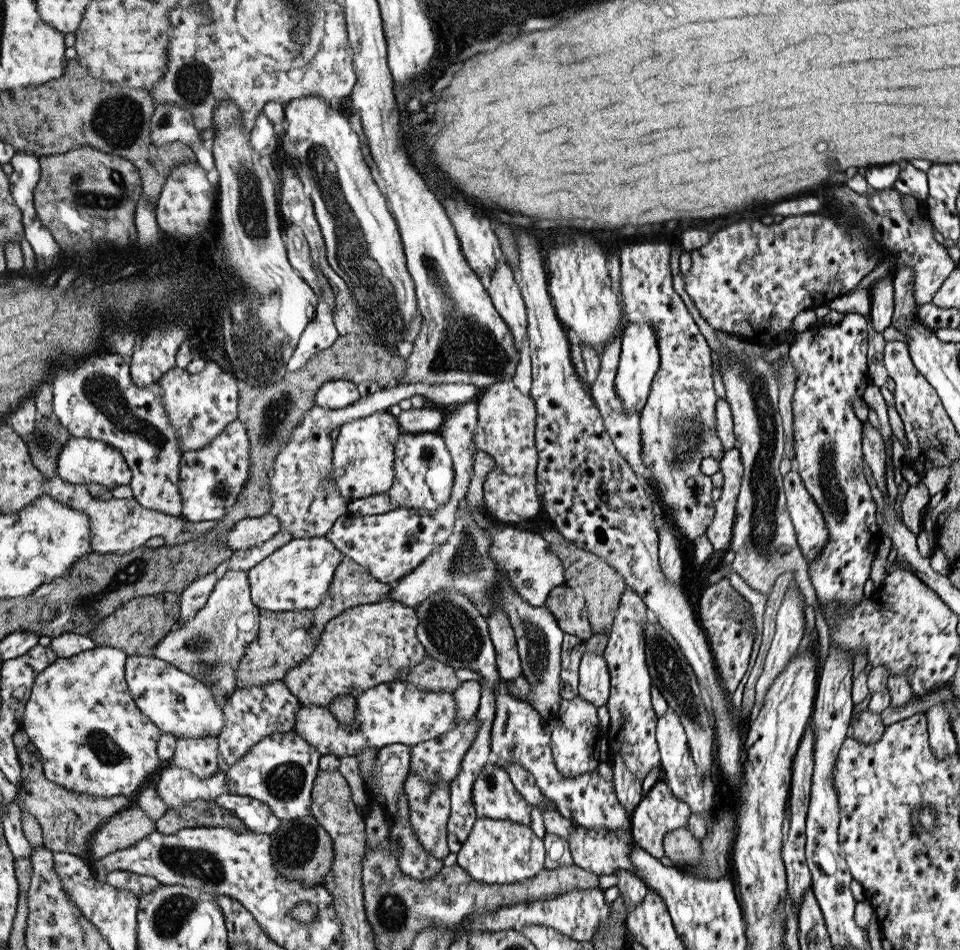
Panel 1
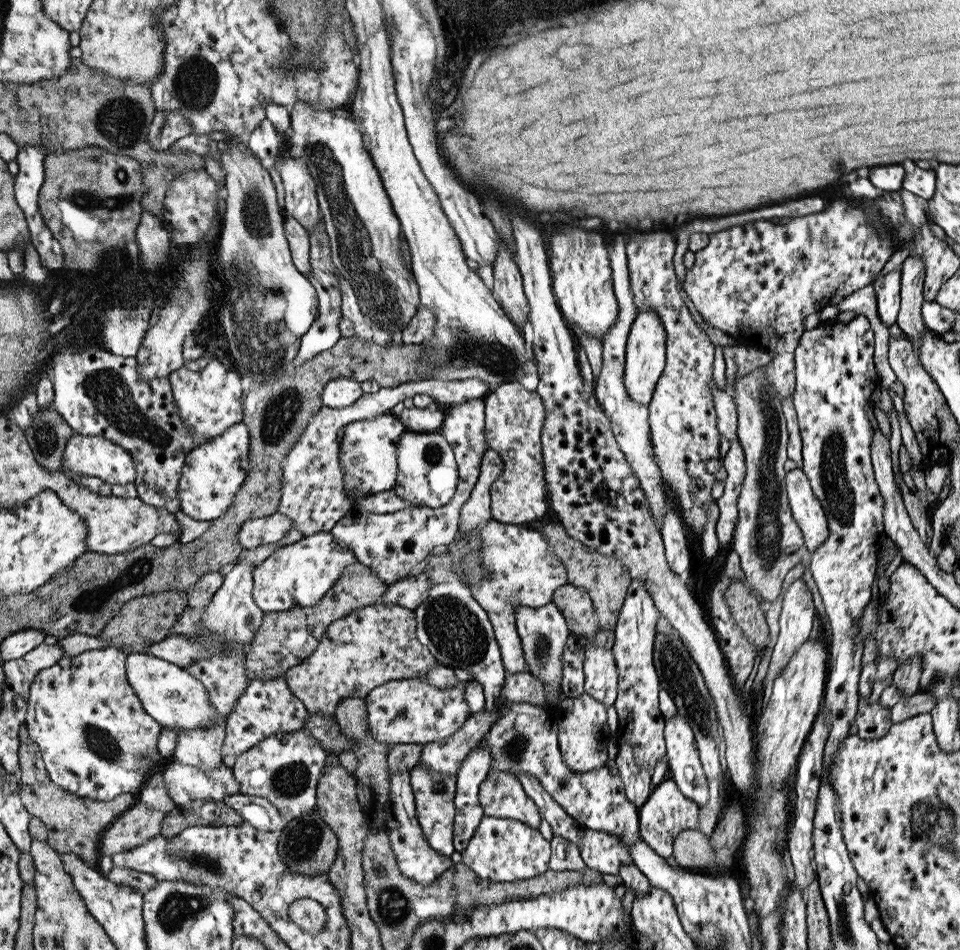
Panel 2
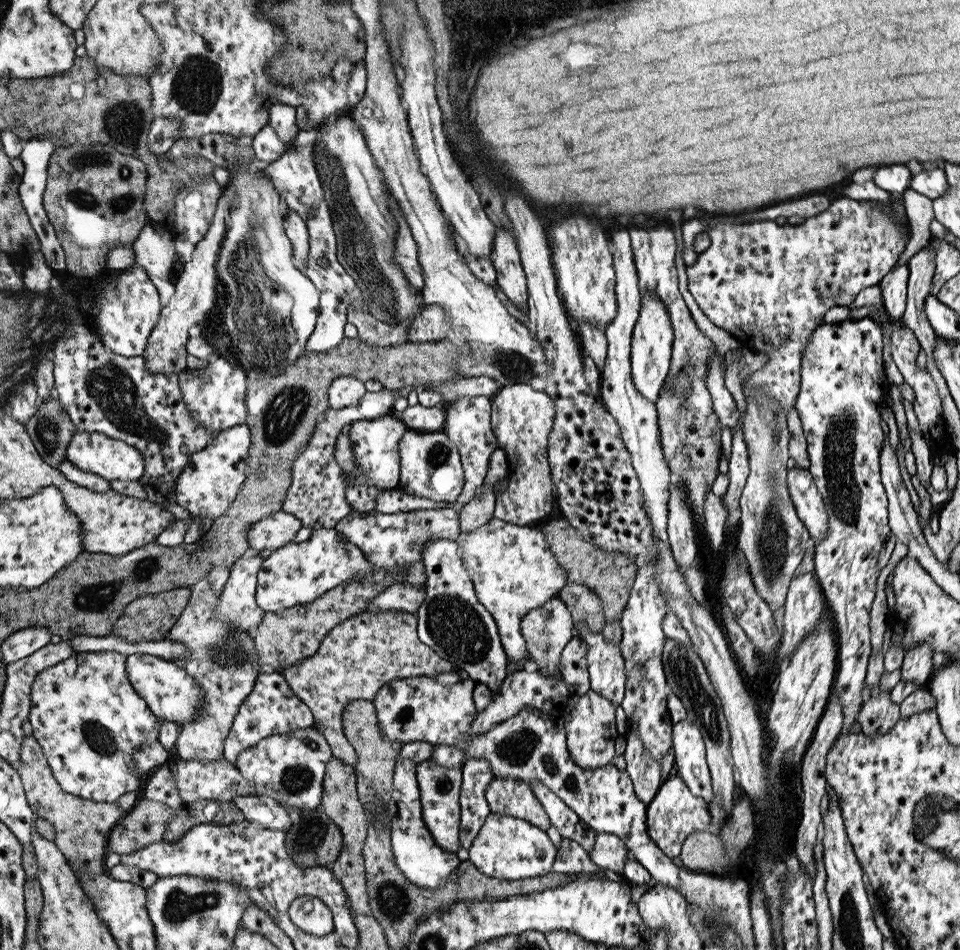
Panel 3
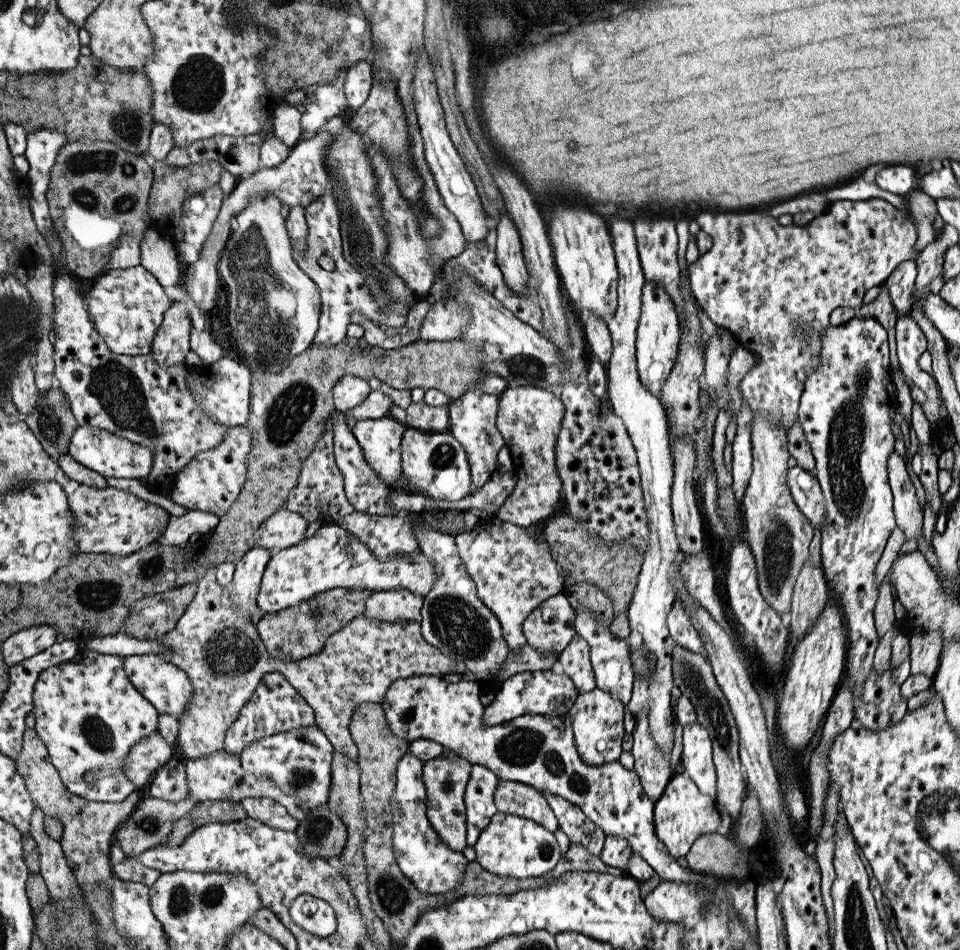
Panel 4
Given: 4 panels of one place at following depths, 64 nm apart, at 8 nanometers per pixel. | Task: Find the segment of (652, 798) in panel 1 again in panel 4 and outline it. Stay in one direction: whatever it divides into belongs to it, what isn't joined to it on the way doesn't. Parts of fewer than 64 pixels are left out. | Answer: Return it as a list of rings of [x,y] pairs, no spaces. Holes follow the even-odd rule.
[[[681,772],[675,774],[671,782],[667,782],[663,796],[657,798],[655,812],[657,812],[655,834],[657,838],[661,838],[661,842],[665,842],[665,850],[669,850],[673,858],[687,856],[693,850],[693,844],[701,836],[709,836],[717,832],[717,826],[721,824],[721,816],[719,816],[721,810],[715,810],[715,798],[711,798],[709,794],[701,794],[701,790],[697,790],[697,782],[693,782],[693,778],[687,778]]]

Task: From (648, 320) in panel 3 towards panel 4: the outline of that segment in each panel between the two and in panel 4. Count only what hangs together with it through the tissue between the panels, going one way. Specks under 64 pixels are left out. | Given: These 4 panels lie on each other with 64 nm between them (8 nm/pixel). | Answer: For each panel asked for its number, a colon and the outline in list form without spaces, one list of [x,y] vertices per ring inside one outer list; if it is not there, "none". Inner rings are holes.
4: [[[645,282],[641,290],[641,316],[637,324],[635,334],[635,368],[639,374],[639,382],[655,396],[661,396],[661,388],[665,386],[665,380],[669,380],[669,374],[673,372],[673,366],[677,364],[677,354],[681,346],[681,316],[677,314],[677,306],[673,306],[673,298],[669,298],[669,292],[663,288],[663,284]]]

